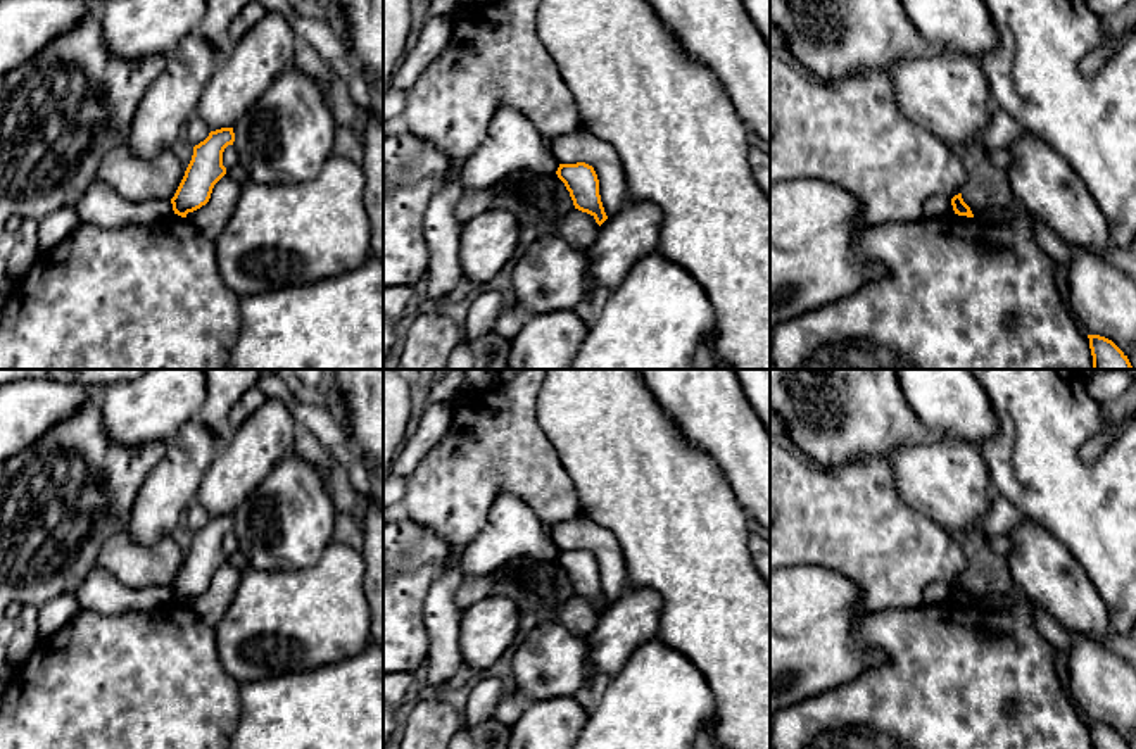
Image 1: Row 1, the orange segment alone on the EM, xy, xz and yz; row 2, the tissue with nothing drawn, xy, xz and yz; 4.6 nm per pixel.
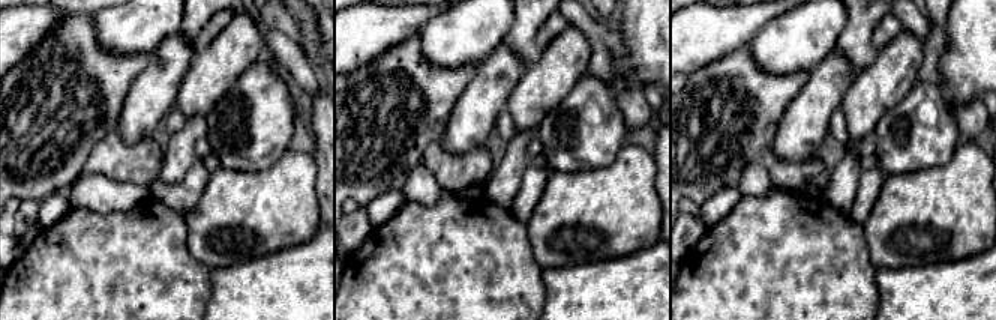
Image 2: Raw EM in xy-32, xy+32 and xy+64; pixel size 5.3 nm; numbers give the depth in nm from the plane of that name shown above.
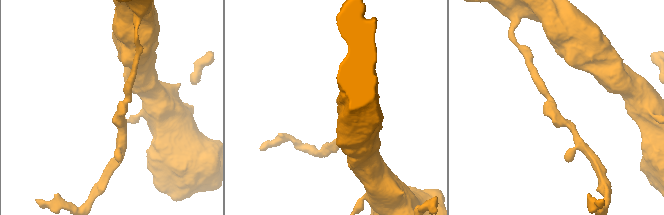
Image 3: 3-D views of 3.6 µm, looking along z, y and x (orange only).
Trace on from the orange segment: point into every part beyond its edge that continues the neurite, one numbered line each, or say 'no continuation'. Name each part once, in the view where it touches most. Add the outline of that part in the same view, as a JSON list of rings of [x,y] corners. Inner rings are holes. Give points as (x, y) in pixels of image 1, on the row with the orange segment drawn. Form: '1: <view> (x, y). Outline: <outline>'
no continuation

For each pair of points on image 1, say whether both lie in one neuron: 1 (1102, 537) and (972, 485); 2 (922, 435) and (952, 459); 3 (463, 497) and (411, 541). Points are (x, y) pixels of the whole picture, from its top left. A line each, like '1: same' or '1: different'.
1: different
2: different
3: different

